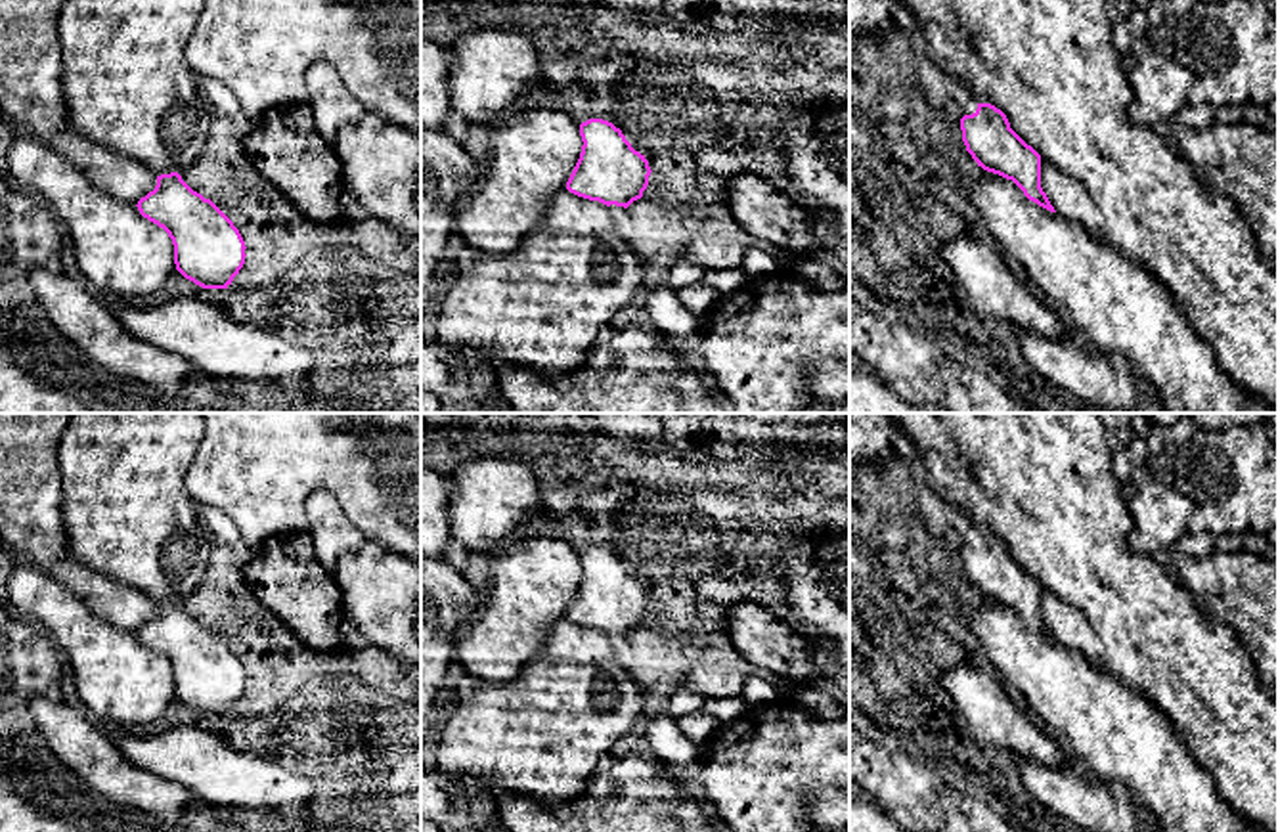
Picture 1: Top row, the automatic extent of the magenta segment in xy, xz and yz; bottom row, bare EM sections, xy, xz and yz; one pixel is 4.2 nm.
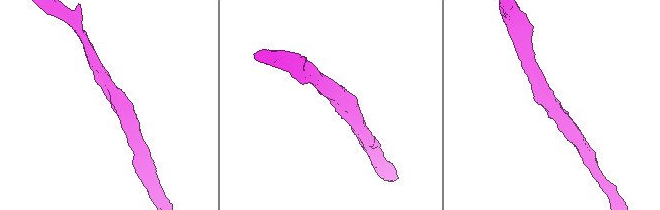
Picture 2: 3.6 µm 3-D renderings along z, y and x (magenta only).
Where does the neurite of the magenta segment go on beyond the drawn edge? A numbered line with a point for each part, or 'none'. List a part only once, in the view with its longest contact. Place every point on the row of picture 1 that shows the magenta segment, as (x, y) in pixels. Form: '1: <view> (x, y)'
none

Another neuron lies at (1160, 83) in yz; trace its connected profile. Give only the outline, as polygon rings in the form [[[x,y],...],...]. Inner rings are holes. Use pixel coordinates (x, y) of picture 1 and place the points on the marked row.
[[[1142,44],[1127,65],[1127,78],[1135,99],[1131,120],[1154,128],[1161,120],[1173,120],[1188,105],[1194,75],[1171,55],[1161,55]]]

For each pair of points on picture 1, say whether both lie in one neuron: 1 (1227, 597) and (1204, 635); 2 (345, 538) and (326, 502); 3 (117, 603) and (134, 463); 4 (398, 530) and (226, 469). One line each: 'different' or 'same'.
1: different
2: same
3: different
4: same

